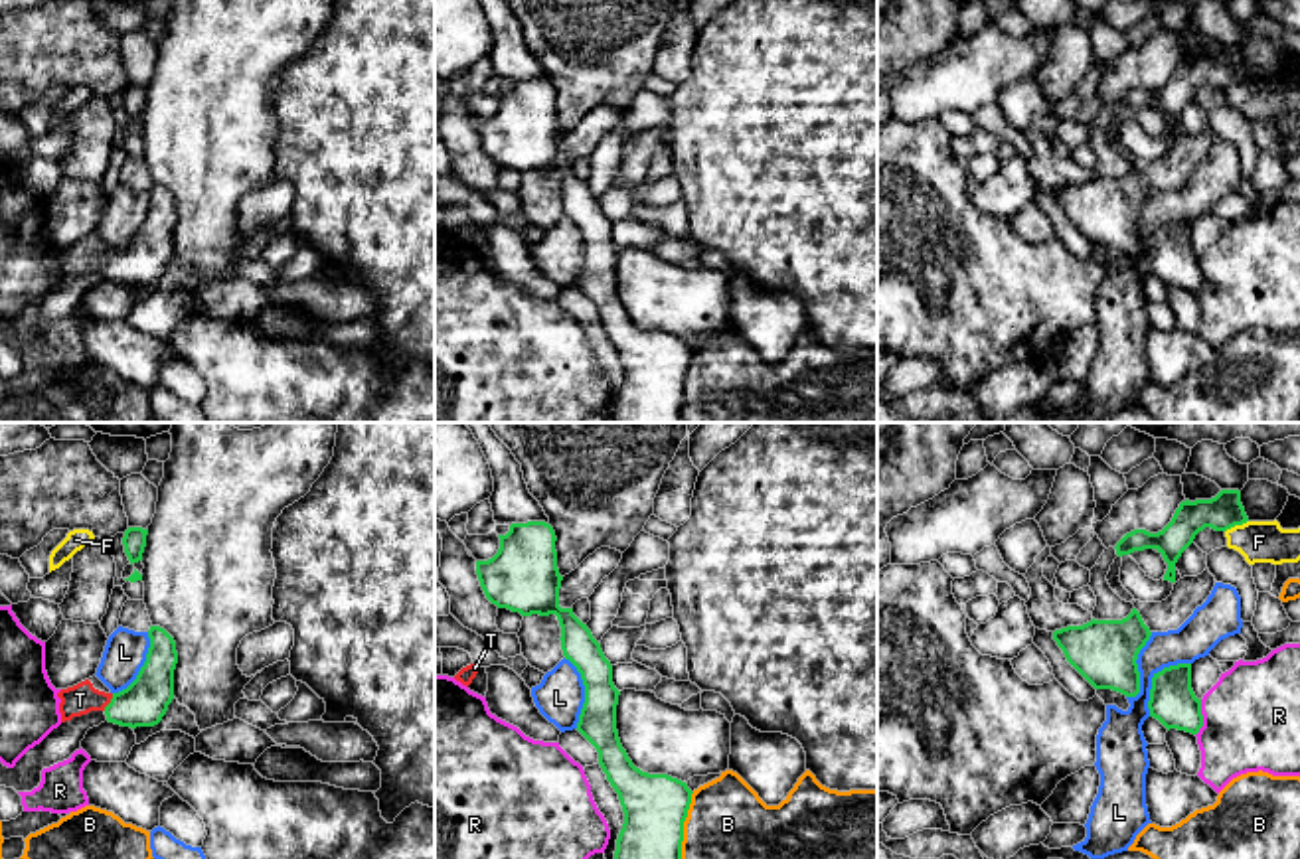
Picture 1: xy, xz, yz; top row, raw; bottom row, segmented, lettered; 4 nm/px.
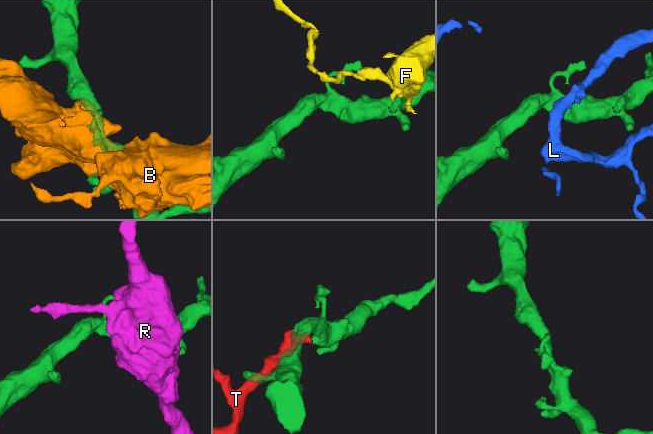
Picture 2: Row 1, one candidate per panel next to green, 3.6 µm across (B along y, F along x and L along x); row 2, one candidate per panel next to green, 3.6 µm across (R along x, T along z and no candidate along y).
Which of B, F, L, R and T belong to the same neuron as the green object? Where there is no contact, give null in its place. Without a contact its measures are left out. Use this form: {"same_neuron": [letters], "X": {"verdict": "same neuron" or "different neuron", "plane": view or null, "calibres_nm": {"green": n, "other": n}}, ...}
{"same_neuron": ["T"], "B": {"verdict": "different neuron", "plane": "xz", "calibres_nm": {"green": 280, "other": 460}}, "F": {"verdict": "different neuron", "plane": "yz", "calibres_nm": {"green": 140, "other": 180}}, "L": {"verdict": "different neuron", "plane": "yz", "calibres_nm": {"green": 190, "other": 160}}, "R": {"verdict": "different neuron", "plane": "yz", "calibres_nm": {"green": 190, "other": 400}}, "T": {"verdict": "same neuron", "plane": "xy", "calibres_nm": {"green": 190, "other": 130}}}

